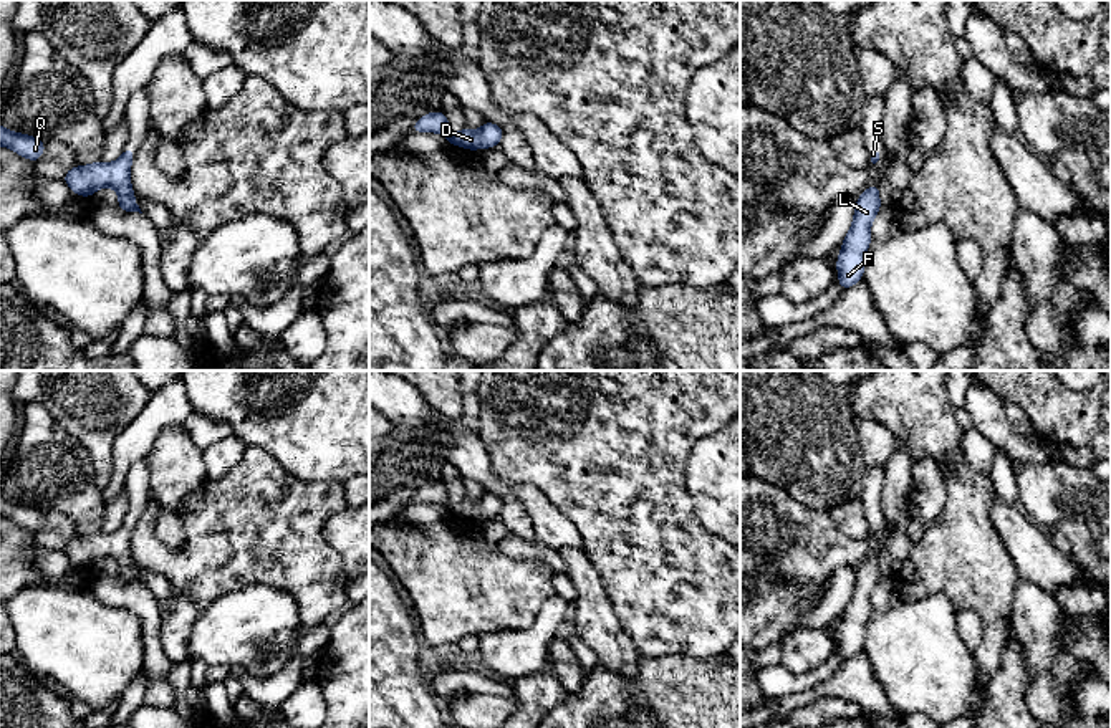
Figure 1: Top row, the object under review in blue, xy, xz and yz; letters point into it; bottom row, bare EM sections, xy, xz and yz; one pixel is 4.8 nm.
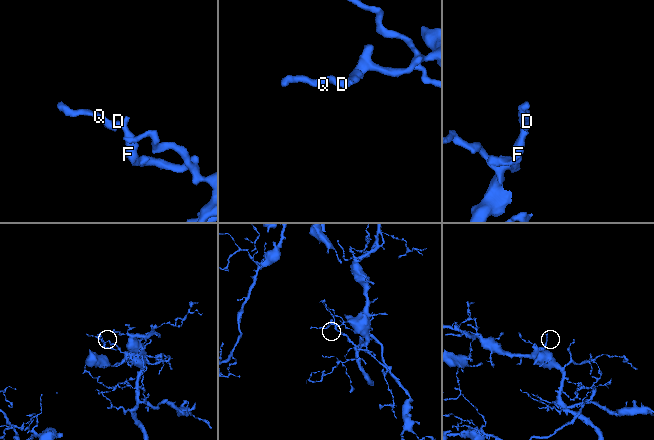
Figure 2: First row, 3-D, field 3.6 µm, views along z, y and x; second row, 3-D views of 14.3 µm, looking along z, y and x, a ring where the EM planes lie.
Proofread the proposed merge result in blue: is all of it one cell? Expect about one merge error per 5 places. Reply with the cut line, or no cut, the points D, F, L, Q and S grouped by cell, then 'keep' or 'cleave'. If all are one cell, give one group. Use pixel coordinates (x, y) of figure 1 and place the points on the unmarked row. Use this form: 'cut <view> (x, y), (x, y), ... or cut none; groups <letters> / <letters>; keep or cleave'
cut none; groups D F L Q S; keep

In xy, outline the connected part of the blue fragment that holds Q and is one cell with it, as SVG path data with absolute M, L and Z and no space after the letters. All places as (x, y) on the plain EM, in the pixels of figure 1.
M0 495L0 516L12 520L31 533L36 533L43 526L46 513L30 505L8 501Z

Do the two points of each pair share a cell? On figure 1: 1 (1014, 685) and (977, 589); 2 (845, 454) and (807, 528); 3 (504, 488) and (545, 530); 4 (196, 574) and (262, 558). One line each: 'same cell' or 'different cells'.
1: different cells
2: different cells
3: same cell
4: same cell

